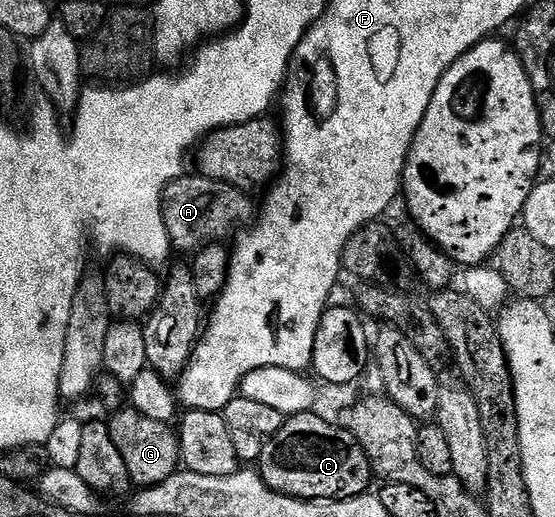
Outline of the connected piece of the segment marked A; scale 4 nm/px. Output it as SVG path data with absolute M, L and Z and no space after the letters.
M185 174L169 182L163 192L163 221L172 249L179 251L180 248L186 254L191 254L212 242L226 241L227 235L230 237L236 229L248 223L246 220L251 208L247 200L248 197L239 189L198 174Z

